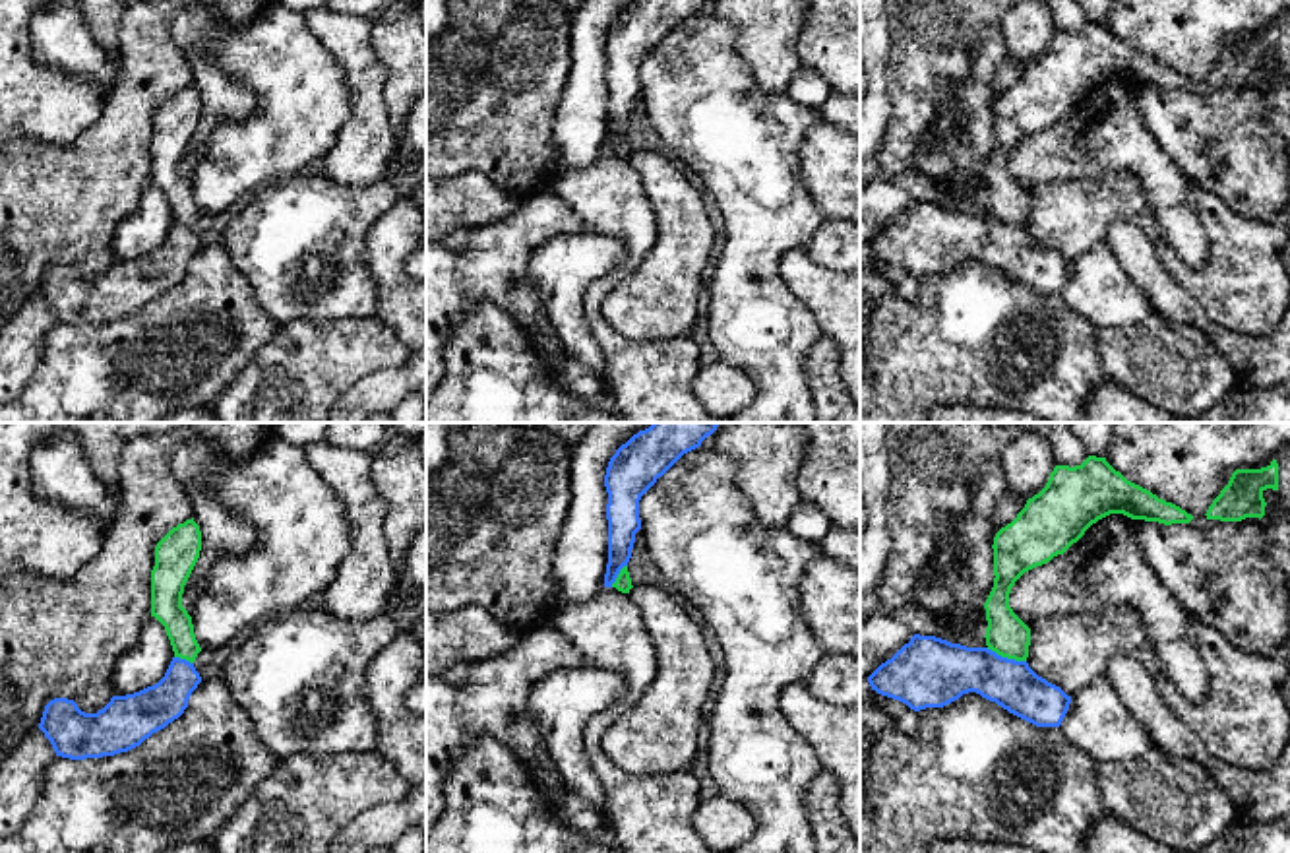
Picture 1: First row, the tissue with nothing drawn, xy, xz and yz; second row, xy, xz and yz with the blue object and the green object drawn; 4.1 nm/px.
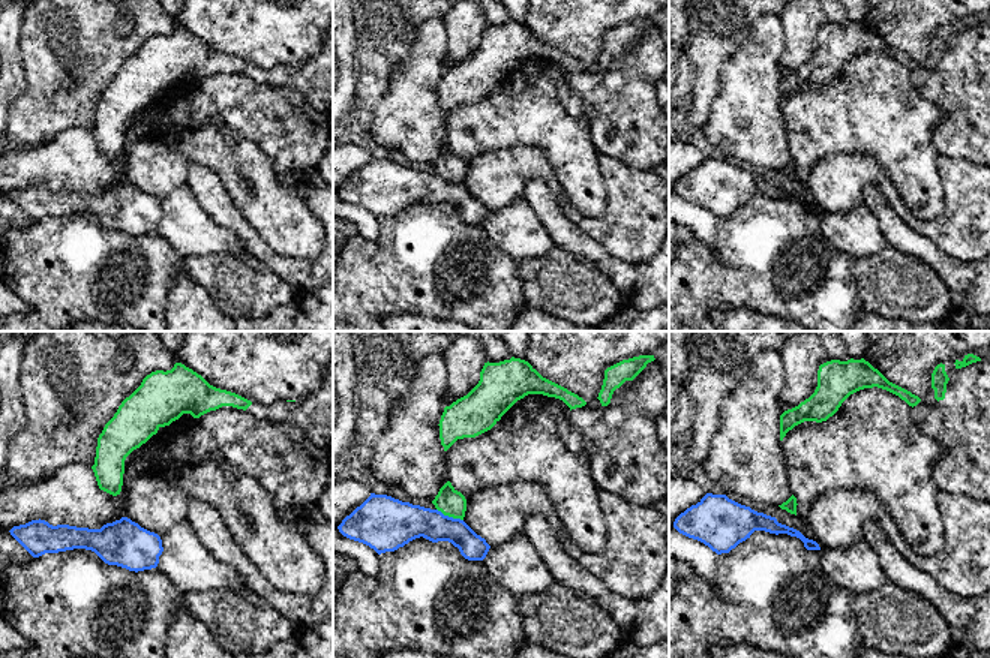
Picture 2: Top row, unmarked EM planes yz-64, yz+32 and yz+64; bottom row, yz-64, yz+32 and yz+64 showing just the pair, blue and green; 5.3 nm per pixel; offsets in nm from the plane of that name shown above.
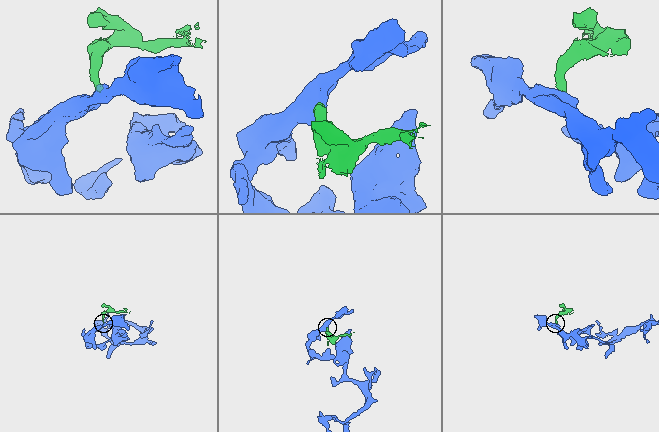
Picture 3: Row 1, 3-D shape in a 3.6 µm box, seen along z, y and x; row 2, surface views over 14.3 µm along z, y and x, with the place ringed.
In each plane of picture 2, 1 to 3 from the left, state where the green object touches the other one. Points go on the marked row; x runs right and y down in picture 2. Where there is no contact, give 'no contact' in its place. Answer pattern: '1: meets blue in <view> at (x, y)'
1: no contact
2: meets blue in yz+32 at (450, 517)
3: no contact

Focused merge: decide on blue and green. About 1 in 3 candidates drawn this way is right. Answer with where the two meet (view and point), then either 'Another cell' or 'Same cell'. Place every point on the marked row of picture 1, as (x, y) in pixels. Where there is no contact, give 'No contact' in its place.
Touches blue at yz (1006, 658). Another cell

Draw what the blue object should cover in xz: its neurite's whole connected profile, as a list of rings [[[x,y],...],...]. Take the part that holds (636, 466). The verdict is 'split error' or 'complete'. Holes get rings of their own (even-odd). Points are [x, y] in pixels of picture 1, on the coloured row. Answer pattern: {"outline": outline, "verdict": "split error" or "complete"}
{"outline": [[[653,423],[633,434],[610,458],[604,487],[608,492],[608,564],[604,587],[612,587],[628,566],[635,533],[641,529],[639,500],[684,454],[701,446],[722,423]]], "verdict": "complete"}

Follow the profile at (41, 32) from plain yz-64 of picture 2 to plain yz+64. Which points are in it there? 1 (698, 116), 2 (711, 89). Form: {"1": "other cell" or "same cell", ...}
{"1": "same cell", "2": "same cell"}

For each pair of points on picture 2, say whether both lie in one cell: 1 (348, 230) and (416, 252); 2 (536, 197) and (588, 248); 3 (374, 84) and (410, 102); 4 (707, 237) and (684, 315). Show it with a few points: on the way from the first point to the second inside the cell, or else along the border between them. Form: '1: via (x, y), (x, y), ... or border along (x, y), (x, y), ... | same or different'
1: border along (357, 233), (348, 240) | different
2: via (549, 210), (575, 237) | same
3: border along (402, 59), (390, 71), (372, 123) | different
4: border along (719, 219), (714, 249), (692, 237) | different

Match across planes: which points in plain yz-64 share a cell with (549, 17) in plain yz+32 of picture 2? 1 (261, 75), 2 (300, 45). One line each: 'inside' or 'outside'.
1: outside
2: inside

